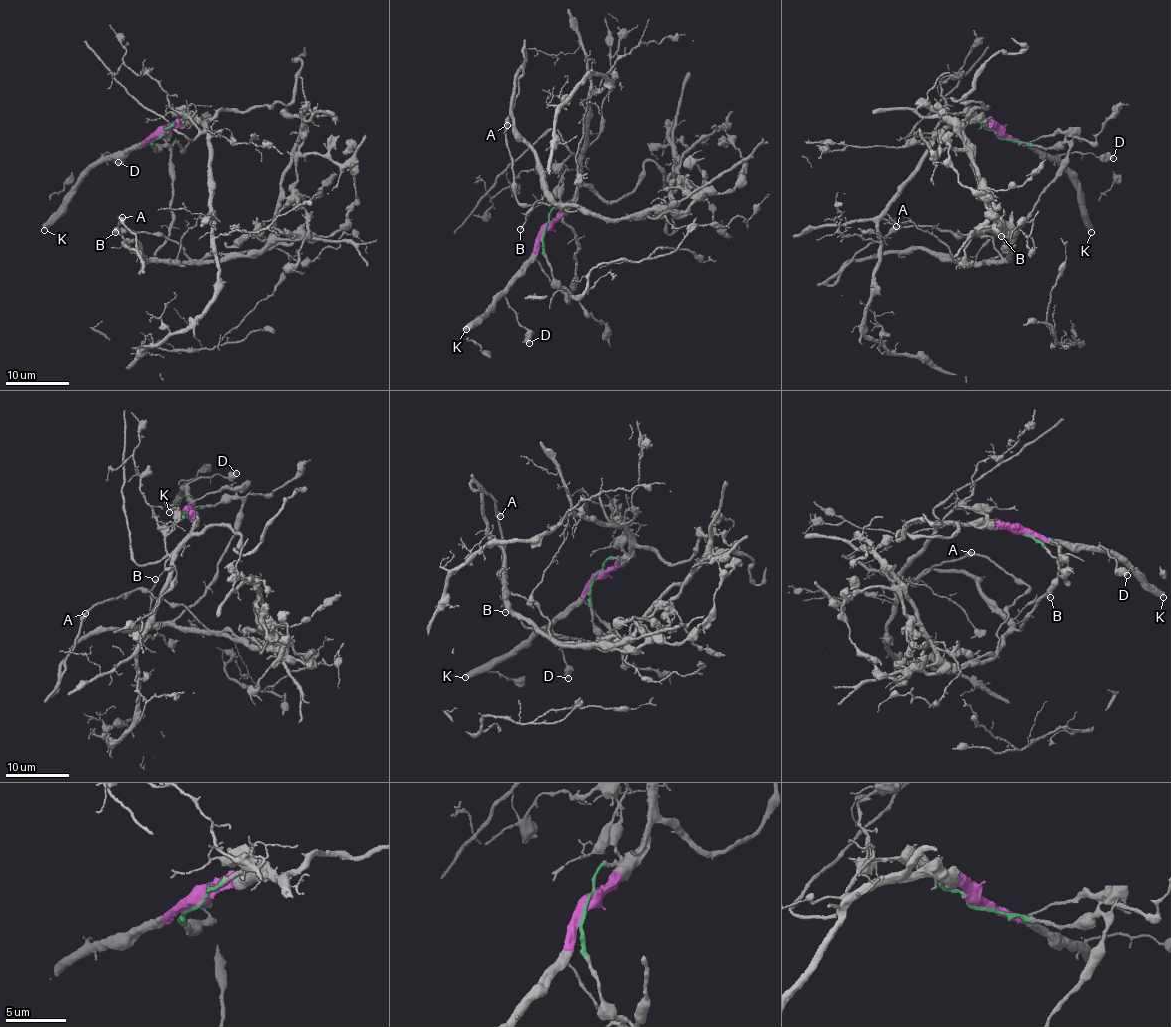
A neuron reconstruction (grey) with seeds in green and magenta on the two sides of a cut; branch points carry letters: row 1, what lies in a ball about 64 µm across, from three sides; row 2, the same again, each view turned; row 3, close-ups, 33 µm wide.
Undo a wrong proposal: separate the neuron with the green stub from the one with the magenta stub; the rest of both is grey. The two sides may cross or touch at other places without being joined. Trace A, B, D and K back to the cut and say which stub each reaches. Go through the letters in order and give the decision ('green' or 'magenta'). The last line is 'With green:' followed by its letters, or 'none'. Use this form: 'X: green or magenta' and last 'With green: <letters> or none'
A: green
B: green
D: magenta
K: magenta
With green: A, B

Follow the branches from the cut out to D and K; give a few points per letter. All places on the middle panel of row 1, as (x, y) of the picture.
D: (544, 228), (536, 255), (505, 293), (506, 303), (527, 331), (529, 343)
K: (544, 228), (536, 255), (482, 318), (466, 329)

